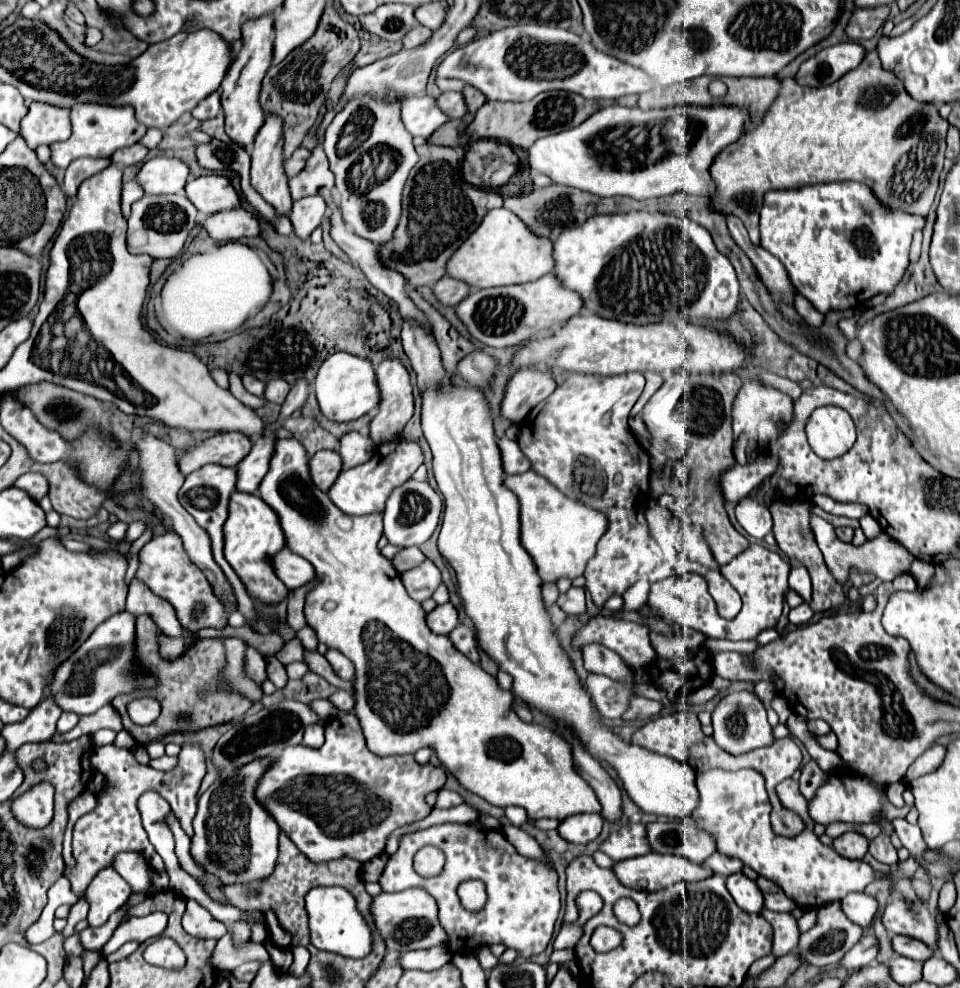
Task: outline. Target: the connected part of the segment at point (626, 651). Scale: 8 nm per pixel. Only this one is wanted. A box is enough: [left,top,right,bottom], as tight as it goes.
[572,615,656,669]

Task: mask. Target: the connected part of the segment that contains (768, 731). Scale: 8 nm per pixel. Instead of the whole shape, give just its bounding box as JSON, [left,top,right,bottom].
[712,691,774,755]

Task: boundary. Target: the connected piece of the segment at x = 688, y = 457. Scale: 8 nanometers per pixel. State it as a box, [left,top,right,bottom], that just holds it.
[640,371,748,565]

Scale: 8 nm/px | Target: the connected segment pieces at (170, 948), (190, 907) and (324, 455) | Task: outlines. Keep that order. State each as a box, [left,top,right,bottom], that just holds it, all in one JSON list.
[[144,937,186,969],[182,899,228,939],[308,451,342,491]]

